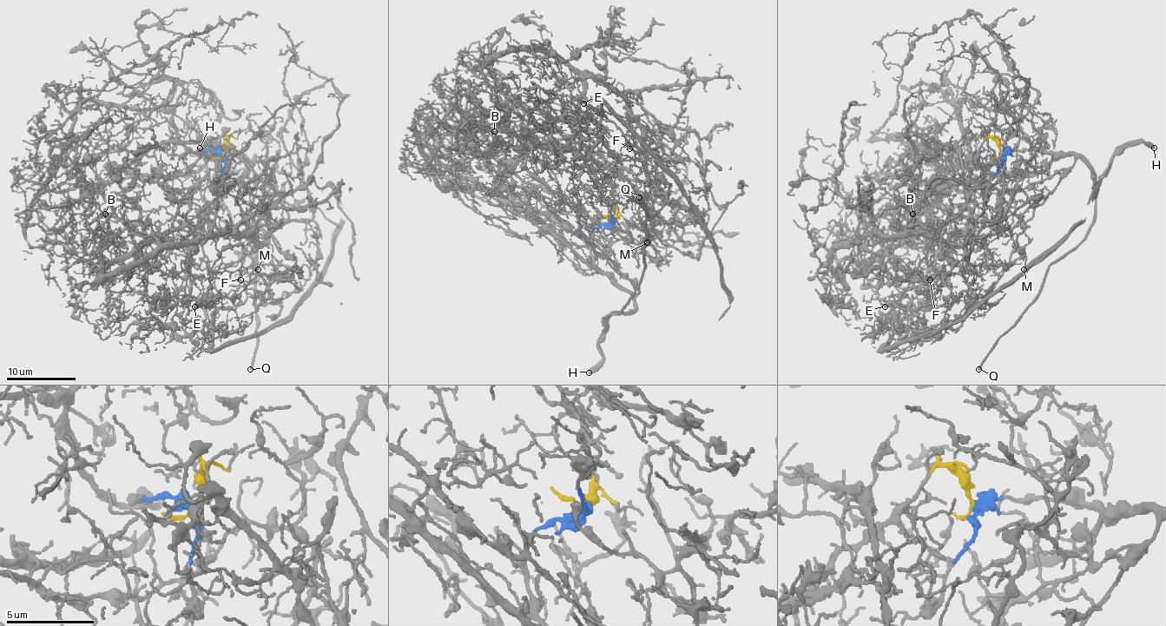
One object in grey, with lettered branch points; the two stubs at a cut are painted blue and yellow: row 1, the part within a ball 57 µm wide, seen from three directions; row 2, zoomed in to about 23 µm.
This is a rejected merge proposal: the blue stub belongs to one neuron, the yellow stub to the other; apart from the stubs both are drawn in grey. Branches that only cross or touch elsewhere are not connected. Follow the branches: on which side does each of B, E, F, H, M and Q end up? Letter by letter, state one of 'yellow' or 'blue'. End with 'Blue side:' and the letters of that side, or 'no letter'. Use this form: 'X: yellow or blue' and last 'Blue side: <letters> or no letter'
B: yellow
E: yellow
F: yellow
H: blue
M: yellow
Q: blue
Blue side: H, Q

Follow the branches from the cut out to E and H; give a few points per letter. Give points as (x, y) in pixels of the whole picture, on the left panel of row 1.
E: (224, 153), (227, 137), (171, 226), (141, 233), (150, 312), (180, 335), (212, 330), (215, 307), (194, 306)
H: (224, 153), (201, 149), (243, 156), (247, 168), (226, 187), (219, 158), (210, 146), (214, 142), (200, 148)

